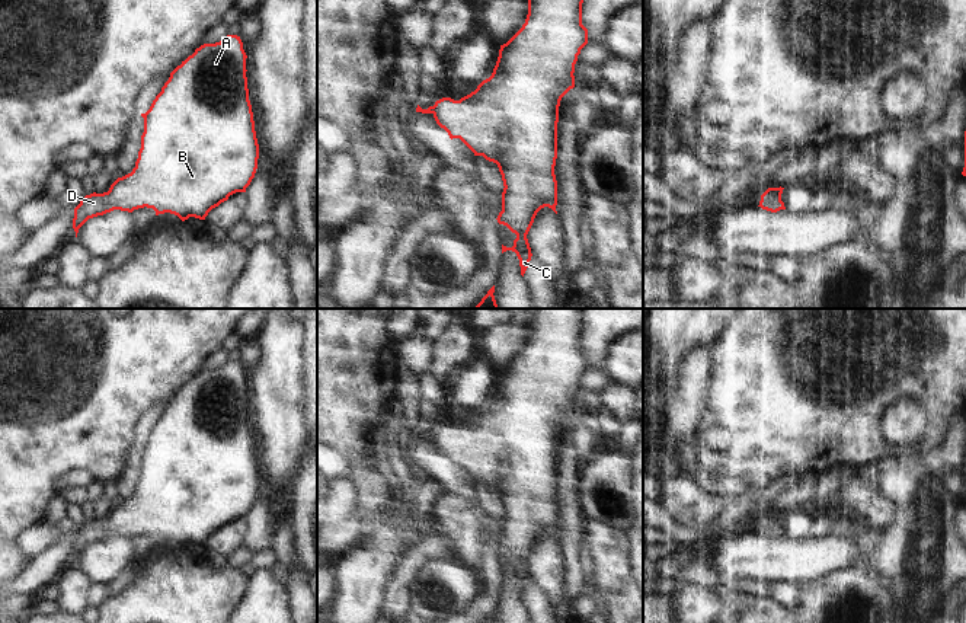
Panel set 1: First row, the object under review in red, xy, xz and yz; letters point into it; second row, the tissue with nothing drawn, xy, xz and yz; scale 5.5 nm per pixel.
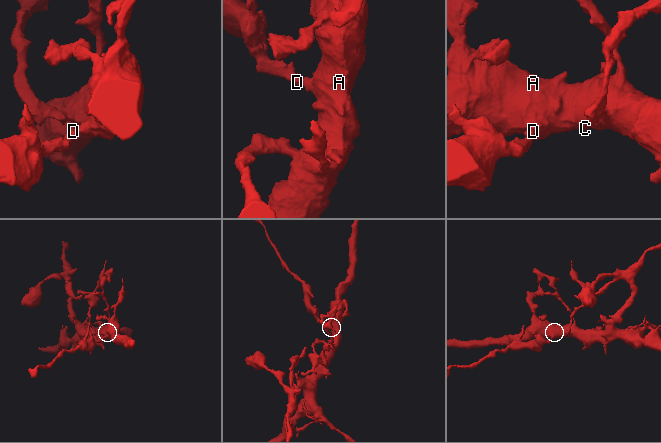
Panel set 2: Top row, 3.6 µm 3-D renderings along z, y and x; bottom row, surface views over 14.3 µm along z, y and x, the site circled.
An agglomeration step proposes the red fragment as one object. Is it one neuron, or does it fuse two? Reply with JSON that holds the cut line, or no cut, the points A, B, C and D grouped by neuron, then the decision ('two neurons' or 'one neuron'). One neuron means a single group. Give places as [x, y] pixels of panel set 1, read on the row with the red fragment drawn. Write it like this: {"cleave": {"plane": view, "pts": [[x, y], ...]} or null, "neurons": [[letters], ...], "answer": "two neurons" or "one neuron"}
{"cleave": null, "neurons": [["A", "B", "C", "D"]], "answer": "one neuron"}

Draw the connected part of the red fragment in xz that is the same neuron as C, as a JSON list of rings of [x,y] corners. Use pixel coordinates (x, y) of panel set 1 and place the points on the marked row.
[[[528,0],[528,15],[522,28],[503,45],[493,73],[474,92],[454,100],[442,98],[434,106],[416,112],[432,114],[450,138],[460,138],[474,156],[498,164],[503,180],[502,211],[498,223],[516,234],[512,247],[502,245],[502,253],[516,253],[524,277],[531,247],[527,234],[537,213],[548,207],[556,214],[557,180],[557,122],[562,98],[575,87],[575,64],[588,44],[588,29],[582,25],[583,0]]]

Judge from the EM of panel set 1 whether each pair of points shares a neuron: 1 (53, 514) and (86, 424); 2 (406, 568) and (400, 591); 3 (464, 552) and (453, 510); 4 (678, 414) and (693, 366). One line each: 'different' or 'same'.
1: different
2: same
3: same
4: same

